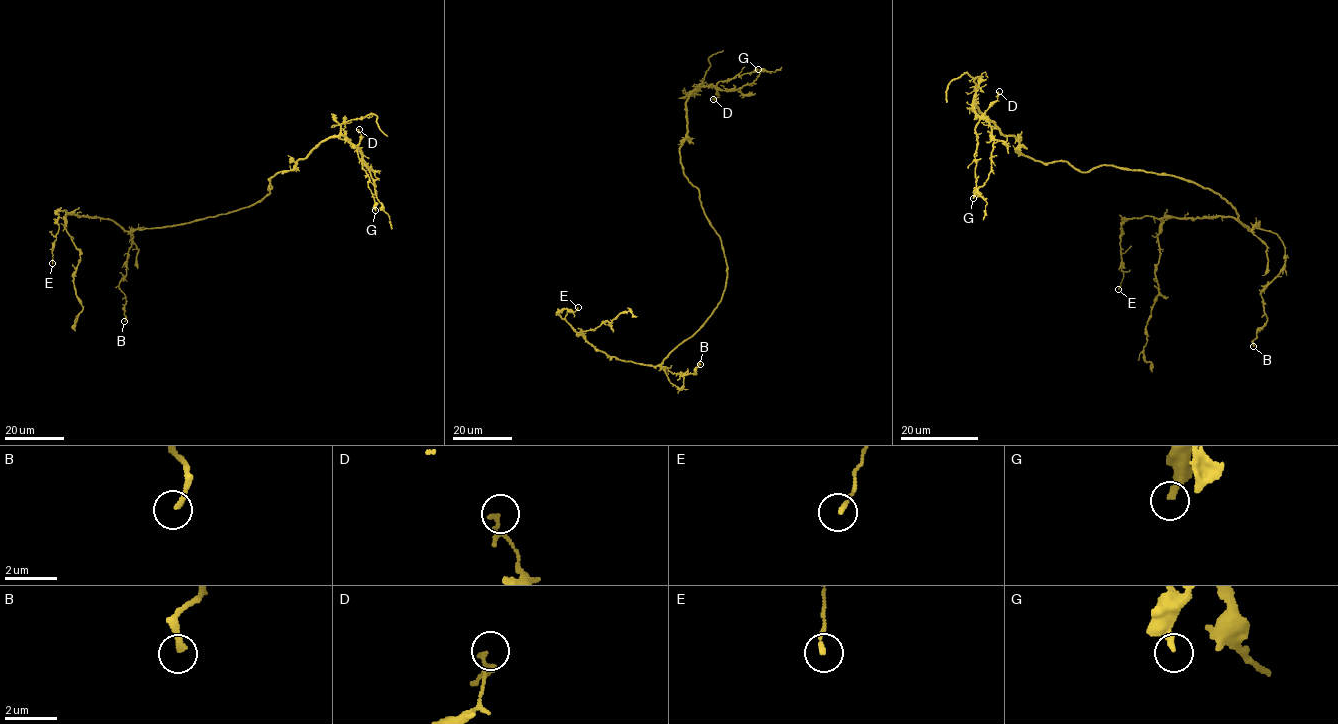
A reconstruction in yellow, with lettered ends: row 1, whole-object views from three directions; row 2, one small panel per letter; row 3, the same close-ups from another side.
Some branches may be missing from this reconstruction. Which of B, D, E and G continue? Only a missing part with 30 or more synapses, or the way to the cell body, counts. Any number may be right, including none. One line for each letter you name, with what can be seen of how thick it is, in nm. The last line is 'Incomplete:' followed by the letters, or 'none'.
Incomplete: none

